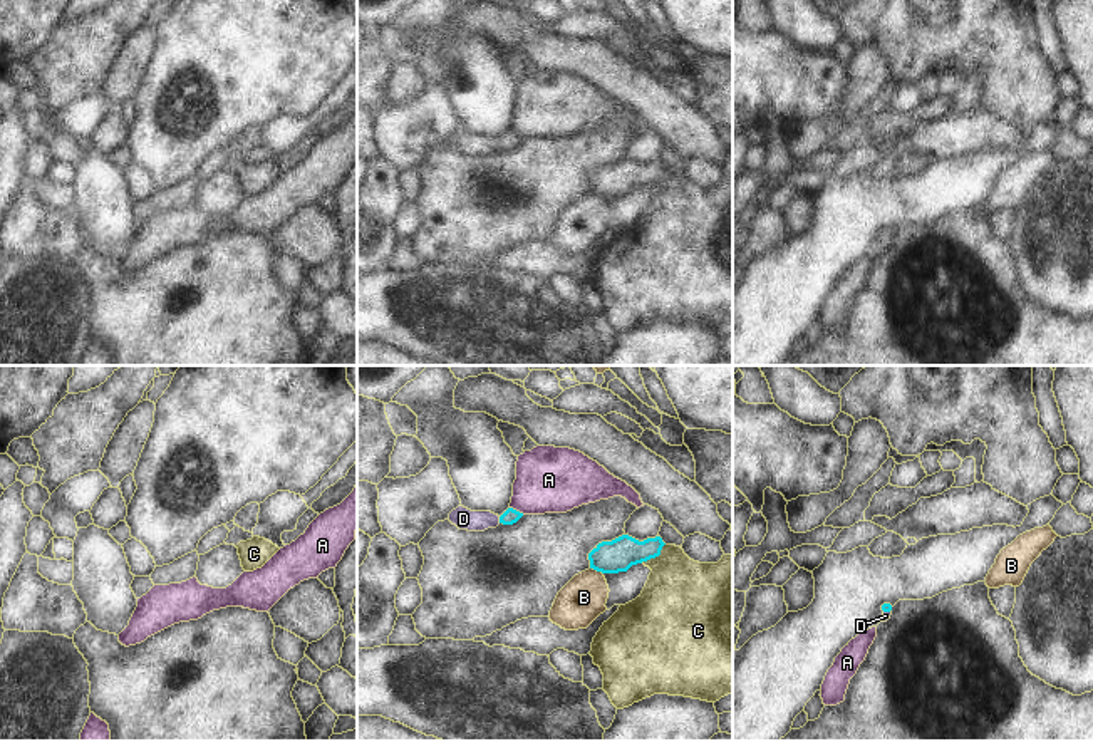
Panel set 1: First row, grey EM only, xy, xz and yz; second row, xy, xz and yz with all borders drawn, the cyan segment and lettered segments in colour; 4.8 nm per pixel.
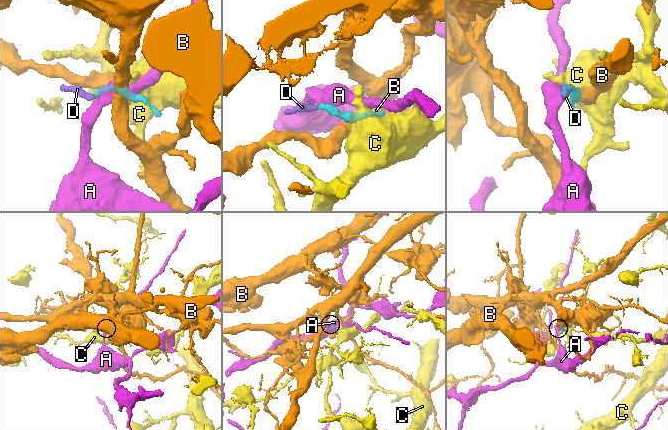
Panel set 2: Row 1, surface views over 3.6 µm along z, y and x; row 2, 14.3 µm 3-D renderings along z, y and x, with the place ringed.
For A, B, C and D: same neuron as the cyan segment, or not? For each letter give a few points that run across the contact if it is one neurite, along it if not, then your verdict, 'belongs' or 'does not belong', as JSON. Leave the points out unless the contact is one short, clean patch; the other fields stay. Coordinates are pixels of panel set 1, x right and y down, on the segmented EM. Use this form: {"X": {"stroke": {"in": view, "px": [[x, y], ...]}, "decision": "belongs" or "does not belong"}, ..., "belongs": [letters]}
{"A": {"stroke": {"in": "xz", "px": [[510, 507], [523, 513]]}, "decision": "does not belong"}, "B": {"stroke": {"in": "xz", "px": [[590, 567], [602, 574]]}, "decision": "does not belong"}, "C": {"stroke": {"in": "xz", "px": [[664, 544], [657, 555], [641, 562]]}, "decision": "does not belong"}, "D": {"stroke": {"in": "xz", "px": [[510, 517], [500, 520], [463, 518]]}, "decision": "belongs"}, "belongs": ["D"]}

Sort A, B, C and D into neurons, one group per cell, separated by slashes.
A / B / C / D

